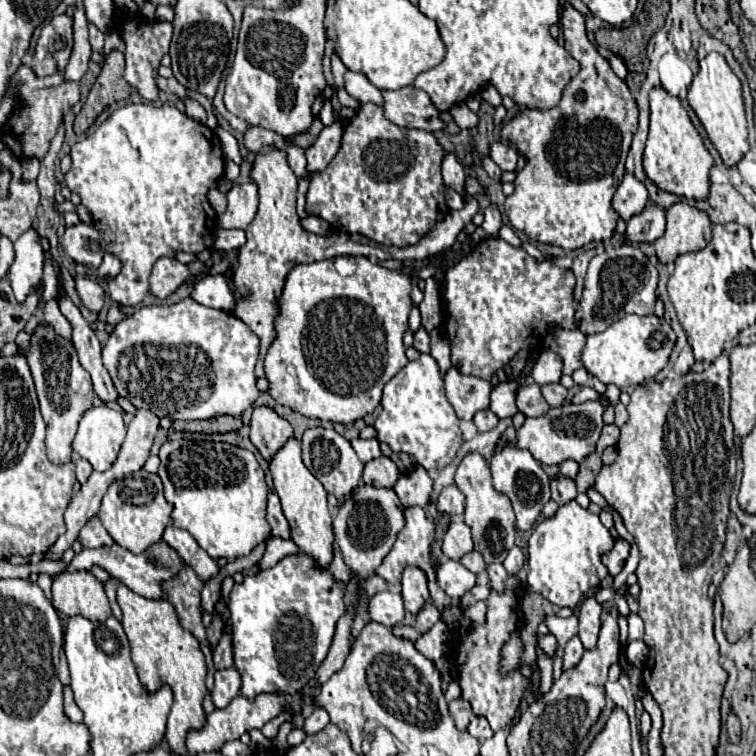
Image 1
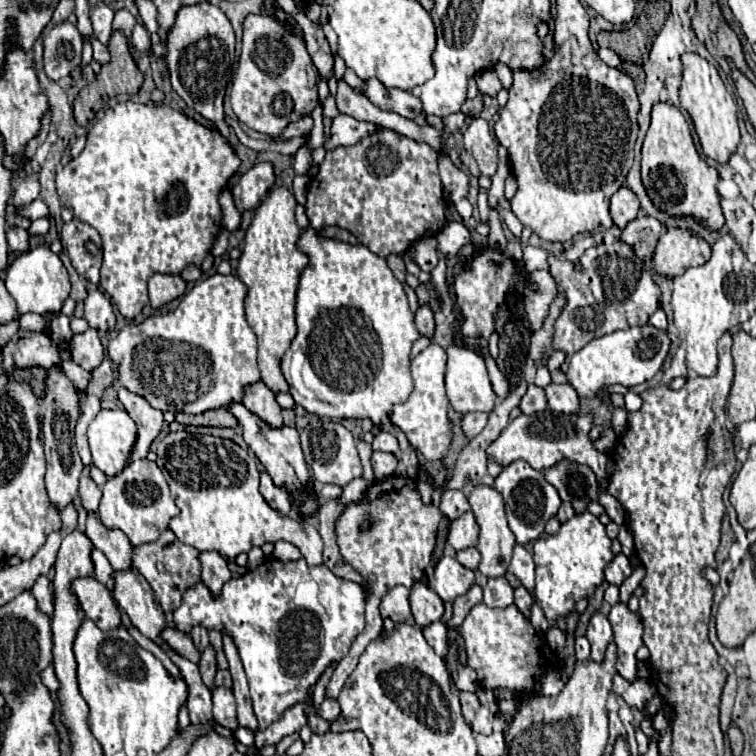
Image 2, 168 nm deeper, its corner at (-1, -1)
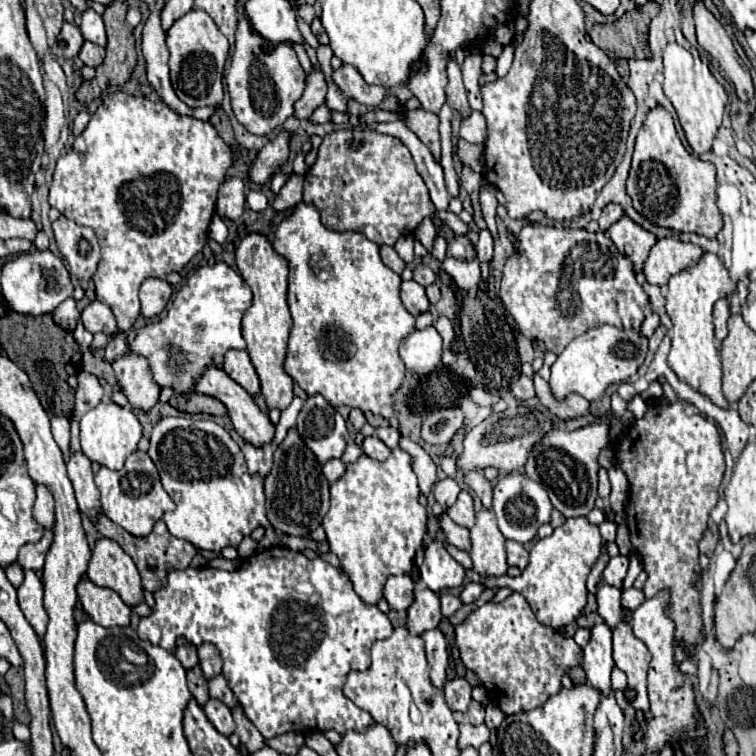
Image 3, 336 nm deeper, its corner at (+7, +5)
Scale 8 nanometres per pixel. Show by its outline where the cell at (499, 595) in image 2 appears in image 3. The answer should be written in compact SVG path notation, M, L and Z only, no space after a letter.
M470 582L468 586L464 586L460 598L462 598L464 604L472 604L472 602L476 602L476 600L484 594L484 590L488 590L484 584L480 584L480 582Z

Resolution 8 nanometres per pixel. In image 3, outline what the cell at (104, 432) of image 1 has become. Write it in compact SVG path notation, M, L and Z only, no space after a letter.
M100 402L96 408L88 410L80 420L80 444L82 452L100 466L110 470L122 470L126 456L136 450L138 440L142 438L142 426L132 410L126 410L114 402Z

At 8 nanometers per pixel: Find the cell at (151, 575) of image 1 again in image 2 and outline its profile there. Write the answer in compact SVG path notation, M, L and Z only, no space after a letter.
M90 512L86 518L86 536L92 540L92 544L104 552L112 568L130 568L130 552L134 552L134 546L126 538L122 530L108 530L98 512Z

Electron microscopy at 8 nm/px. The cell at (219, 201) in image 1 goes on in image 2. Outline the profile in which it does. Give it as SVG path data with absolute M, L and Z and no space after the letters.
M224 188L222 194L220 194L220 206L222 206L222 226L226 230L230 230L230 232L232 230L238 230L240 220L242 220L242 214L236 208L234 196L232 196L232 192L228 188Z

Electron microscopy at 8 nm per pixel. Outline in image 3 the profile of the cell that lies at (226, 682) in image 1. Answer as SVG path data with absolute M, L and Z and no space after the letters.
M210 698L204 706L204 712L220 734L230 736L234 732L234 720L232 720L232 714L230 714L230 708L224 702L218 702L216 698Z

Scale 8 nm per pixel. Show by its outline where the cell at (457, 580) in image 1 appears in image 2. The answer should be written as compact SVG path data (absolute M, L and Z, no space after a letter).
M442 556L434 570L434 590L444 602L466 594L474 584L474 572L452 556Z

